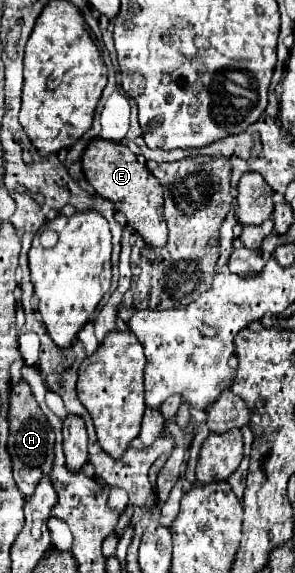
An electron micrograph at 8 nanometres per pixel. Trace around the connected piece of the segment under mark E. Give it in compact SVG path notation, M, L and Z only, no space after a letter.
M93 139L83 157L83 173L91 181L97 195L113 201L115 209L127 217L127 223L149 243L161 247L167 241L167 225L163 219L163 187L143 161L137 159L123 143L111 143L105 139Z

